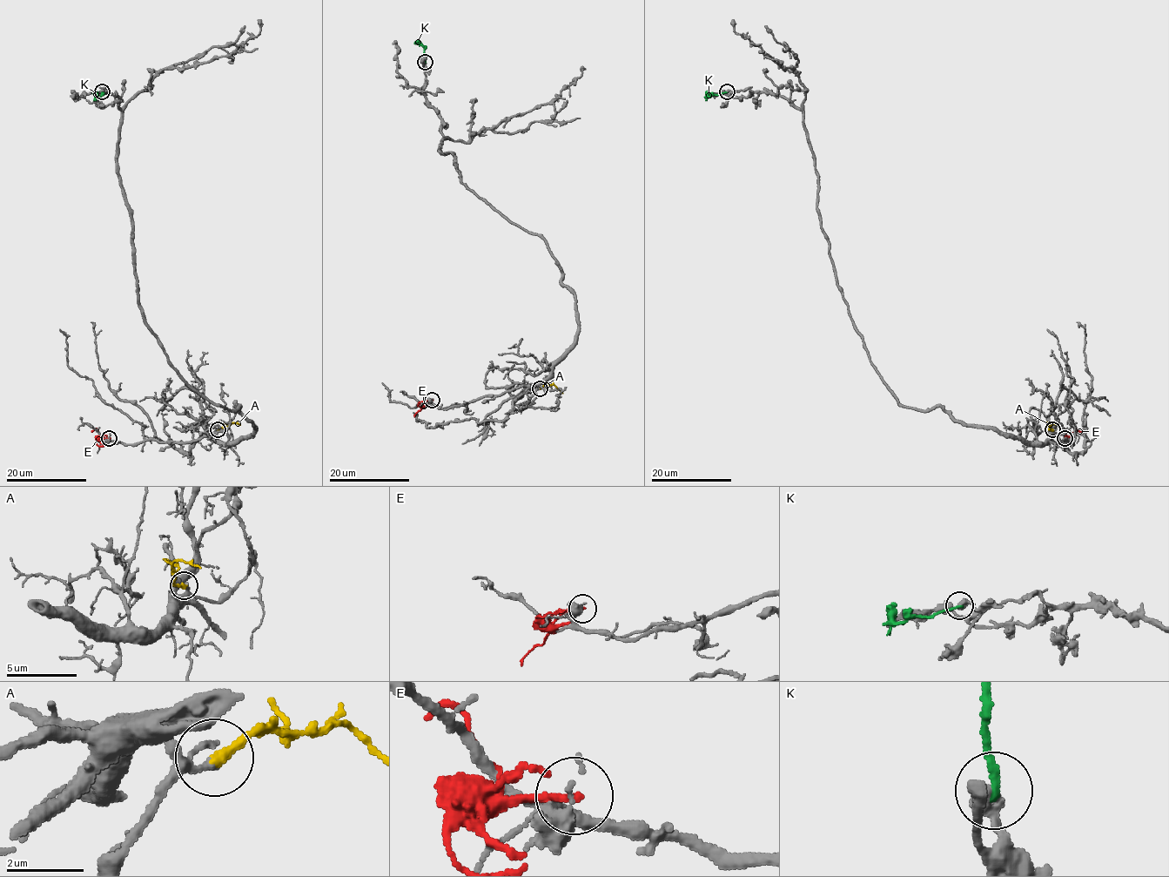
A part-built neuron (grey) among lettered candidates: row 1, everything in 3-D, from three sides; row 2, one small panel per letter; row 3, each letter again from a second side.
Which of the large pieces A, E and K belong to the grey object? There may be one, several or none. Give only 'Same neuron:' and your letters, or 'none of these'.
Same neuron: A

